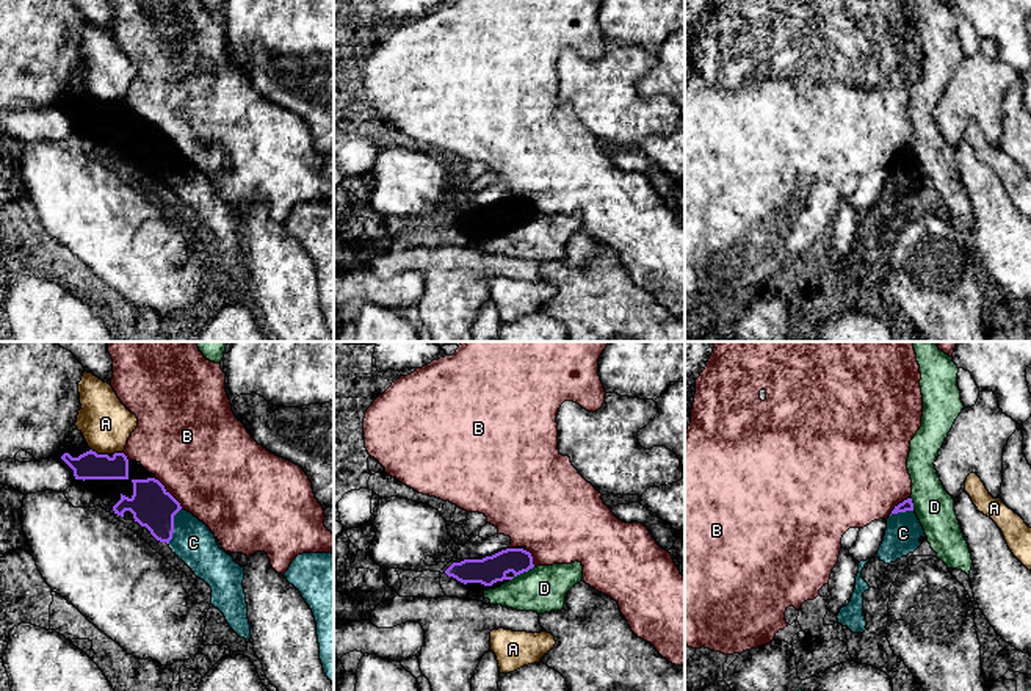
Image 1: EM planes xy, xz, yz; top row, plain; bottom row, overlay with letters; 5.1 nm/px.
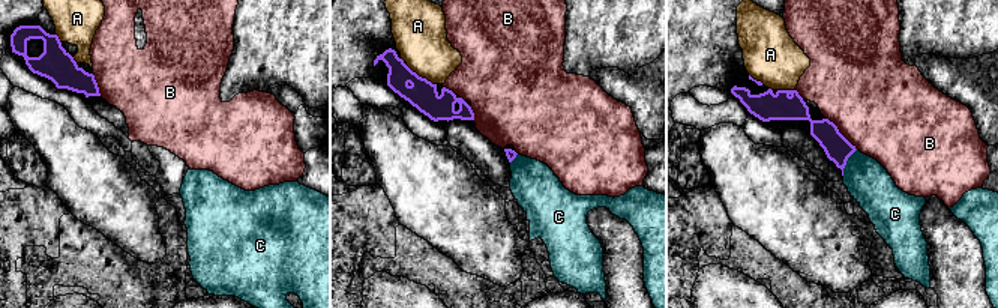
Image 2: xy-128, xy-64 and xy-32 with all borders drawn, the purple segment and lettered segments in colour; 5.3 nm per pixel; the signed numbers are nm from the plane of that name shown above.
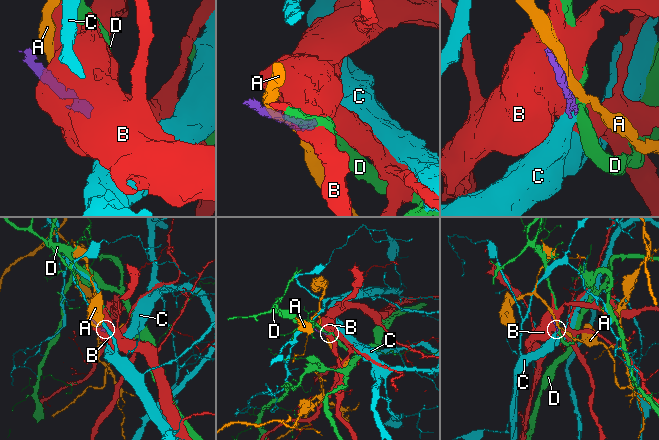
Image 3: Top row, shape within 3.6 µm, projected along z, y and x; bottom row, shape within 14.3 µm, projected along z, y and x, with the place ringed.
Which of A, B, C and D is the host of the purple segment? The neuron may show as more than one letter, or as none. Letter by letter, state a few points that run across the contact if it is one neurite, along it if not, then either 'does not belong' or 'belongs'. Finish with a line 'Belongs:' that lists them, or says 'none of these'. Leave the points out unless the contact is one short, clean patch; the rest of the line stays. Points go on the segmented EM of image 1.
A: does not belong
B: does not belong
C: line xy (152, 506), (173, 525), (193, 542); belongs
D: line xz (533, 566), (510, 580); does not belong
Belongs: C

